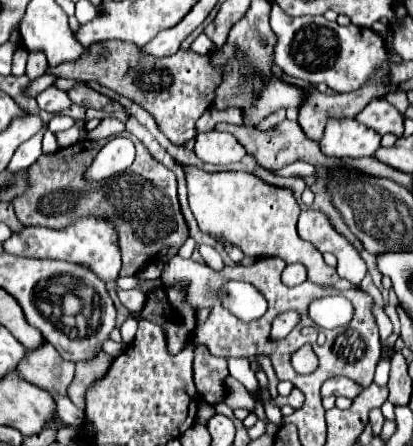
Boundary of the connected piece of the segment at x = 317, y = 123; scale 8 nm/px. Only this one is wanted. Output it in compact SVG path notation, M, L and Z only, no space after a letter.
M373 77L365 87L349 95L341 95L341 93L325 95L319 91L311 91L307 101L299 109L299 125L309 139L319 143L327 119L355 117L369 101L373 101L375 97L387 91L395 91L395 89L397 85L381 85L379 79Z

